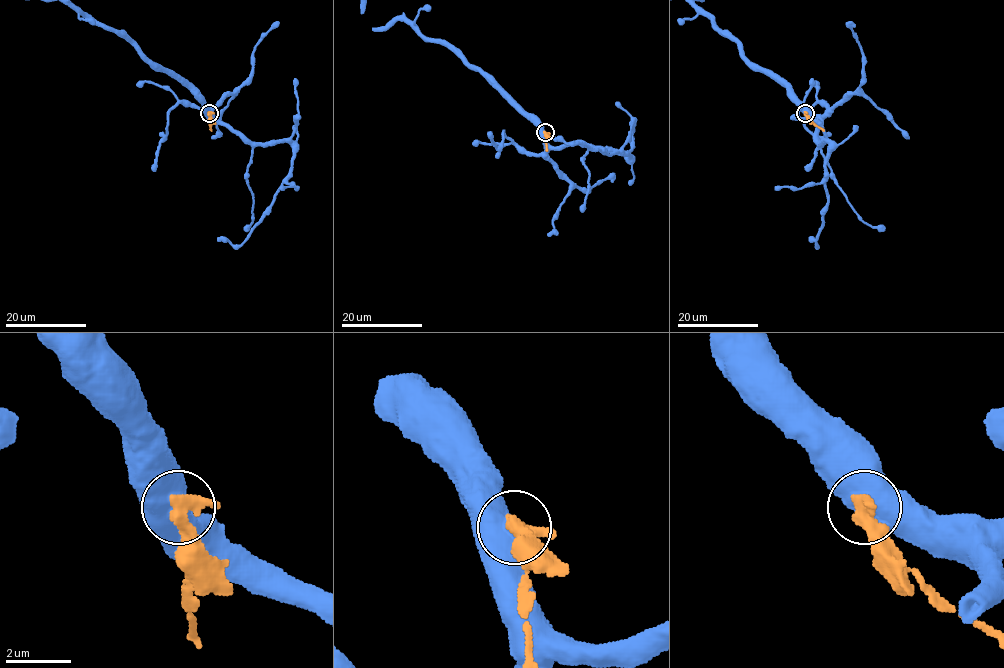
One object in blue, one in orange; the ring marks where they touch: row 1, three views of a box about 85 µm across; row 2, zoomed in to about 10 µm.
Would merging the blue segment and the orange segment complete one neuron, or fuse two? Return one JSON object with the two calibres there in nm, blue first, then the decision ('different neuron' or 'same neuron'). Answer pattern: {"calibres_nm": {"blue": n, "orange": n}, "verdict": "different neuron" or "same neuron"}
{"calibres_nm": {"blue": 700, "orange": 380}, "verdict": "different neuron"}

